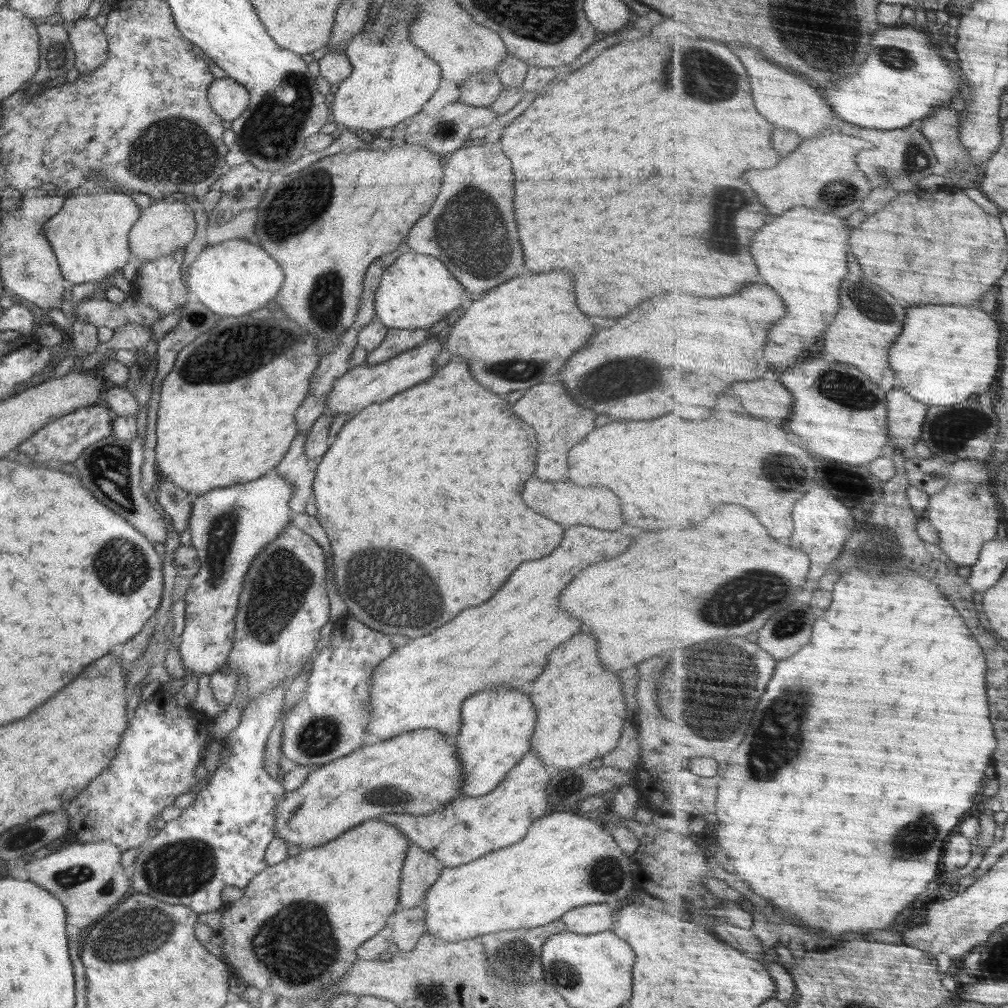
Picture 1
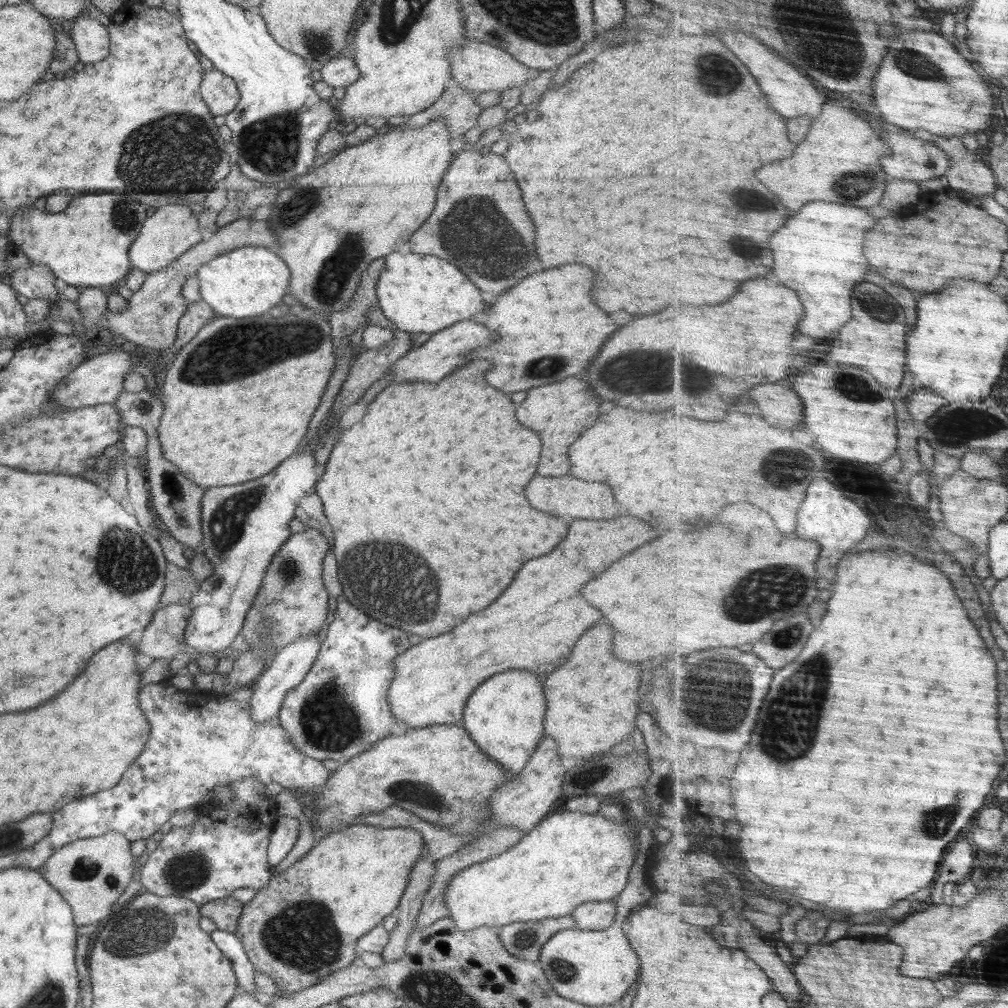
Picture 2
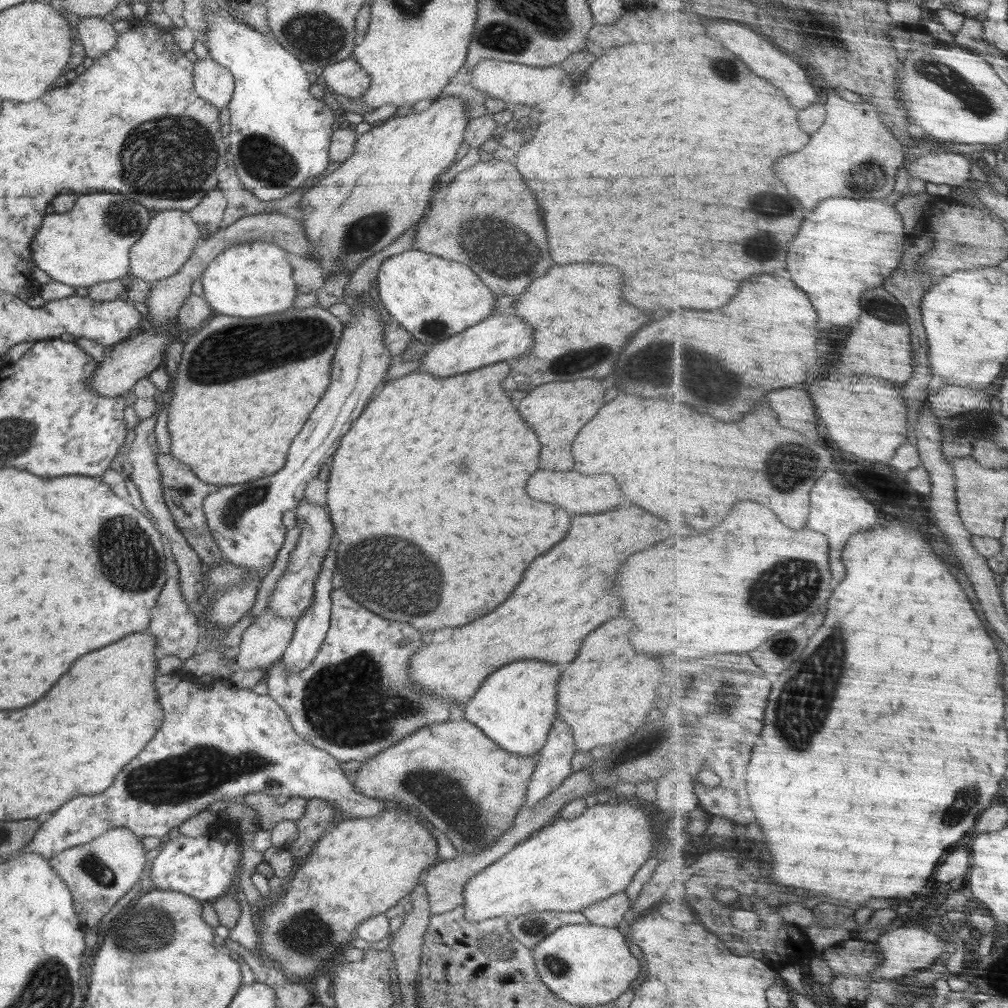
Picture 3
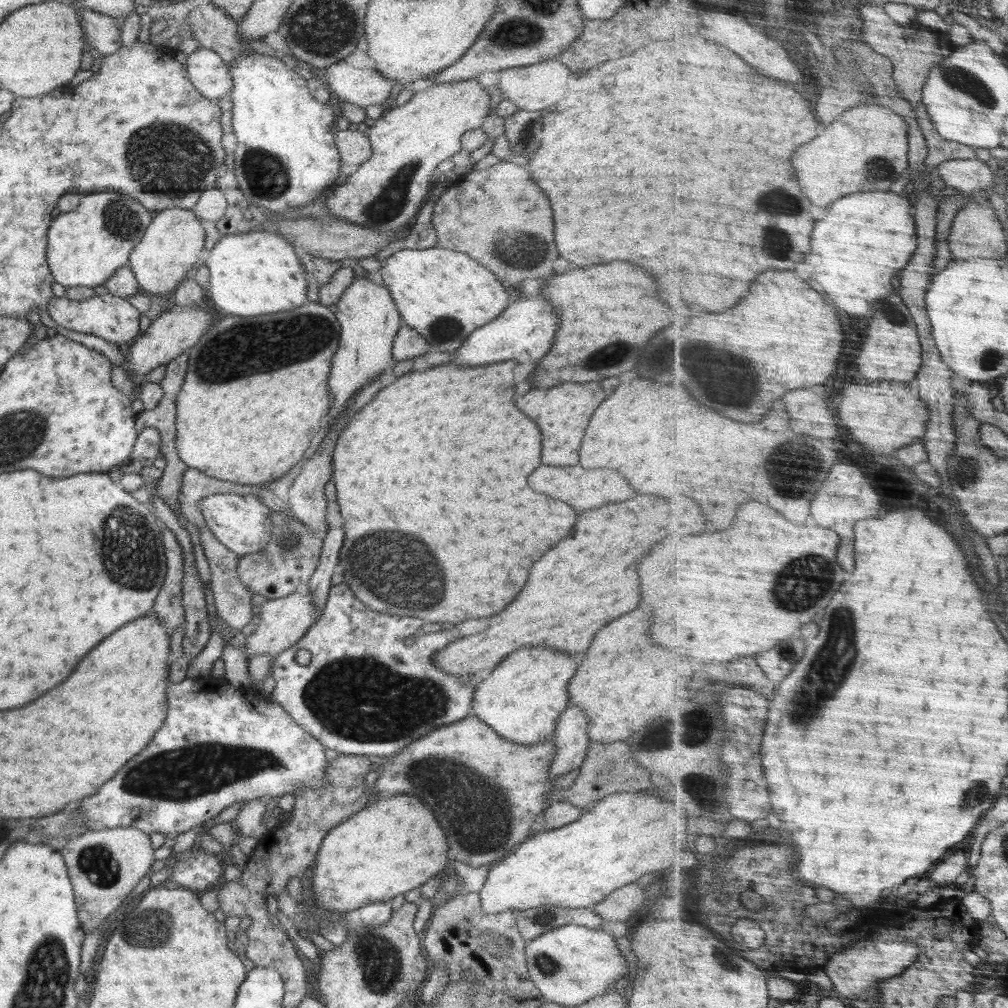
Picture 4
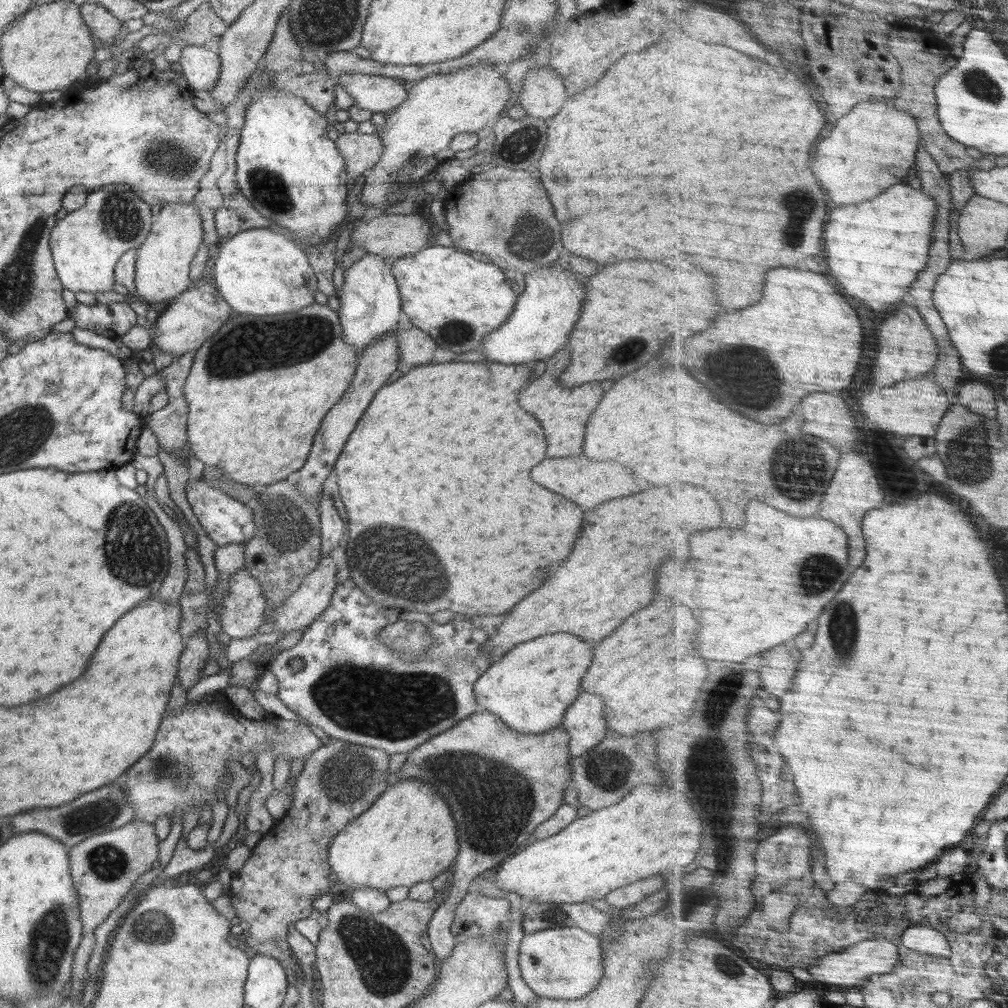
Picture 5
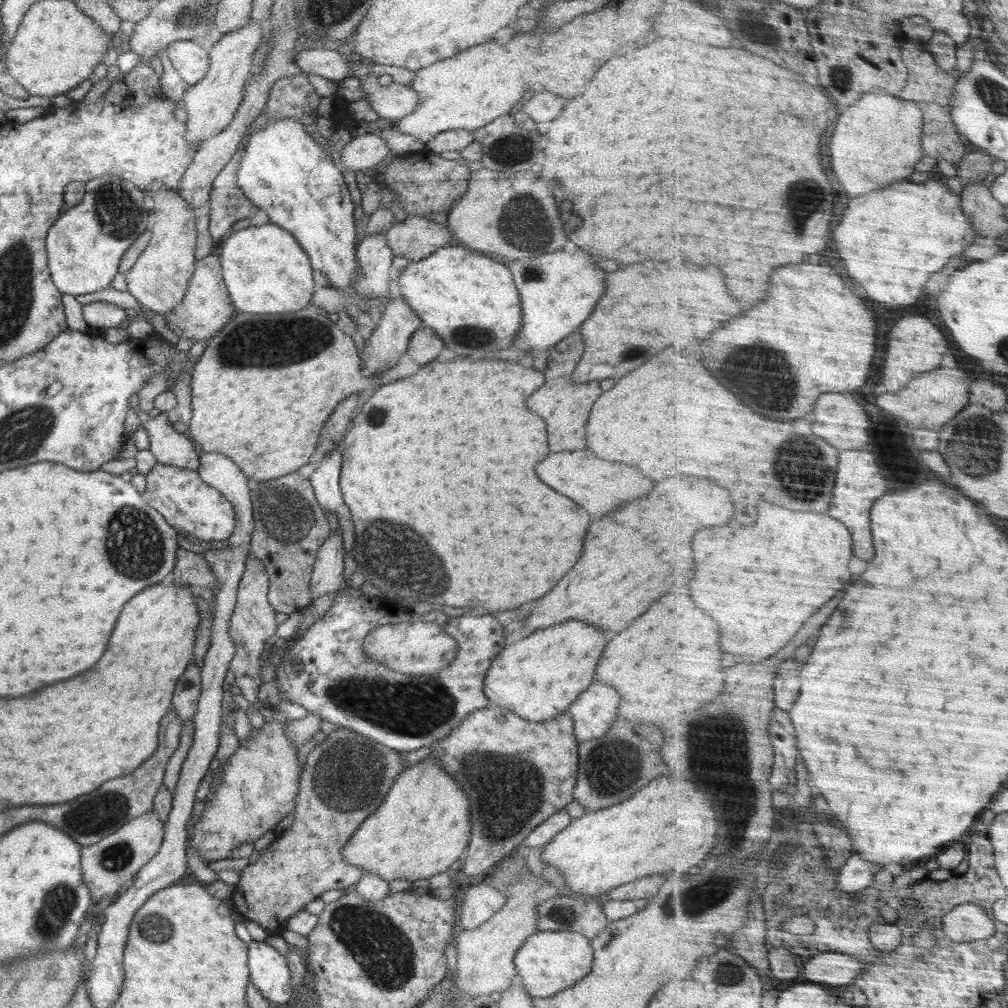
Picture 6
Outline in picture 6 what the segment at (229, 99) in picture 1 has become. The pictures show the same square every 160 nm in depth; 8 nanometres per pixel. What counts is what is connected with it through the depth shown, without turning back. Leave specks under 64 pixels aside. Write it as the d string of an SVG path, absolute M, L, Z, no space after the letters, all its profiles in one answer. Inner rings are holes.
M174 41L167 48L167 56L184 82L196 84L209 69L208 46L193 41Z

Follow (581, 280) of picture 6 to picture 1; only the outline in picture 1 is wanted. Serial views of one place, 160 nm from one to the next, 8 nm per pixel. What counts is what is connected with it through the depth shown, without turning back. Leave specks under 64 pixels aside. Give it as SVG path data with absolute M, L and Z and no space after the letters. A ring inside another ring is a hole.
M428 338L422 344L397 354L386 362L373 364L372 366L369 364L352 366L340 378L336 379L334 386L331 386L330 394L326 399L325 410L321 415L330 415L335 418L339 414L356 414L369 404L388 400L394 394L398 394L402 390L408 390L410 386L416 386L416 384L432 378L432 374L437 370L435 360L441 353L442 347L442 339Z

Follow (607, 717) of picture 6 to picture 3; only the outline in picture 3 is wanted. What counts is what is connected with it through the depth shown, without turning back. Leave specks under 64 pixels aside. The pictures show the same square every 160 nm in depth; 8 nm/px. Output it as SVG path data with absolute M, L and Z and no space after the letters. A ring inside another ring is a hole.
M553 722L547 741L539 750L534 772L526 790L525 804L536 808L543 798L550 796L572 774L572 756L577 752L573 732L568 723Z

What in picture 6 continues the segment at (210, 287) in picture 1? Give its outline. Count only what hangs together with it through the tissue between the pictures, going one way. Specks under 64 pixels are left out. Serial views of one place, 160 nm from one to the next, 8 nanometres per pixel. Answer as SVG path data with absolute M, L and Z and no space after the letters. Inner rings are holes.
M270 222L266 225L256 227L252 226L234 232L226 240L220 243L217 253L222 276L227 286L229 296L234 302L234 306L242 312L250 314L286 314L286 312L296 312L308 306L311 306L313 293L318 288L312 279L311 262L309 256L304 252L296 238L290 236L290 232L282 230L280 226L275 226Z

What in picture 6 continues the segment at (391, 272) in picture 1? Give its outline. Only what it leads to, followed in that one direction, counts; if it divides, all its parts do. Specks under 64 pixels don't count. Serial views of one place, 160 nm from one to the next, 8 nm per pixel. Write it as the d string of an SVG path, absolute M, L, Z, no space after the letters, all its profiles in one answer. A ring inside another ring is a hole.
M448 246L436 249L430 256L422 260L410 261L408 266L400 271L400 277L398 277L398 286L395 288L396 294L400 295L402 300L410 306L410 308L420 317L420 320L424 325L429 326L435 330L435 333L444 340L444 344L462 354L462 356L472 356L472 360L480 360L480 358L488 358L490 352L496 352L500 348L510 348L510 346L521 346L517 341L517 334L519 333L521 324L523 323L522 309L519 301L519 292L516 288L512 273L510 269L503 265L502 262L495 262L489 255L481 255L480 252L467 248L466 246Z

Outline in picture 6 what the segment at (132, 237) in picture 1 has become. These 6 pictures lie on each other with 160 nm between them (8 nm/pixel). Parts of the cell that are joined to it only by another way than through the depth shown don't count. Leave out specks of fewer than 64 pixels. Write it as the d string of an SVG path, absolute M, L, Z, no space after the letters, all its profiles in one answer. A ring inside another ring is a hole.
M160 182L151 184L144 194L154 201L149 230L151 239L134 266L125 274L127 292L142 308L153 310L156 314L170 315L182 303L195 269L196 217L193 206L177 193L166 190L166 186Z

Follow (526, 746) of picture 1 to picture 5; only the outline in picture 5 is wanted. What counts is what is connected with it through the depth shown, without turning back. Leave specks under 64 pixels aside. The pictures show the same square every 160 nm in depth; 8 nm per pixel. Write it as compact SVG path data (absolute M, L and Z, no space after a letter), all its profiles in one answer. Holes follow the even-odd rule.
M546 634L522 642L498 655L474 684L476 704L511 729L540 734L563 724L570 700L580 694L580 682L592 662L592 648L572 634Z

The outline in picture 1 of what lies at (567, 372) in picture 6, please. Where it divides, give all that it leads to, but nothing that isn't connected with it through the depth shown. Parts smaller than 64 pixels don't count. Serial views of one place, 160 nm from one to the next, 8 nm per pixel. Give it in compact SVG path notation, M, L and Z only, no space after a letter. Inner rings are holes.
M552 382L552 384L538 384L526 390L526 394L512 406L512 410L528 422L536 434L538 434L538 462L536 462L536 474L542 480L558 482L558 480L568 480L568 464L566 456L568 450L578 444L586 434L592 432L594 428L594 418L596 414L578 406L564 390L562 382Z

